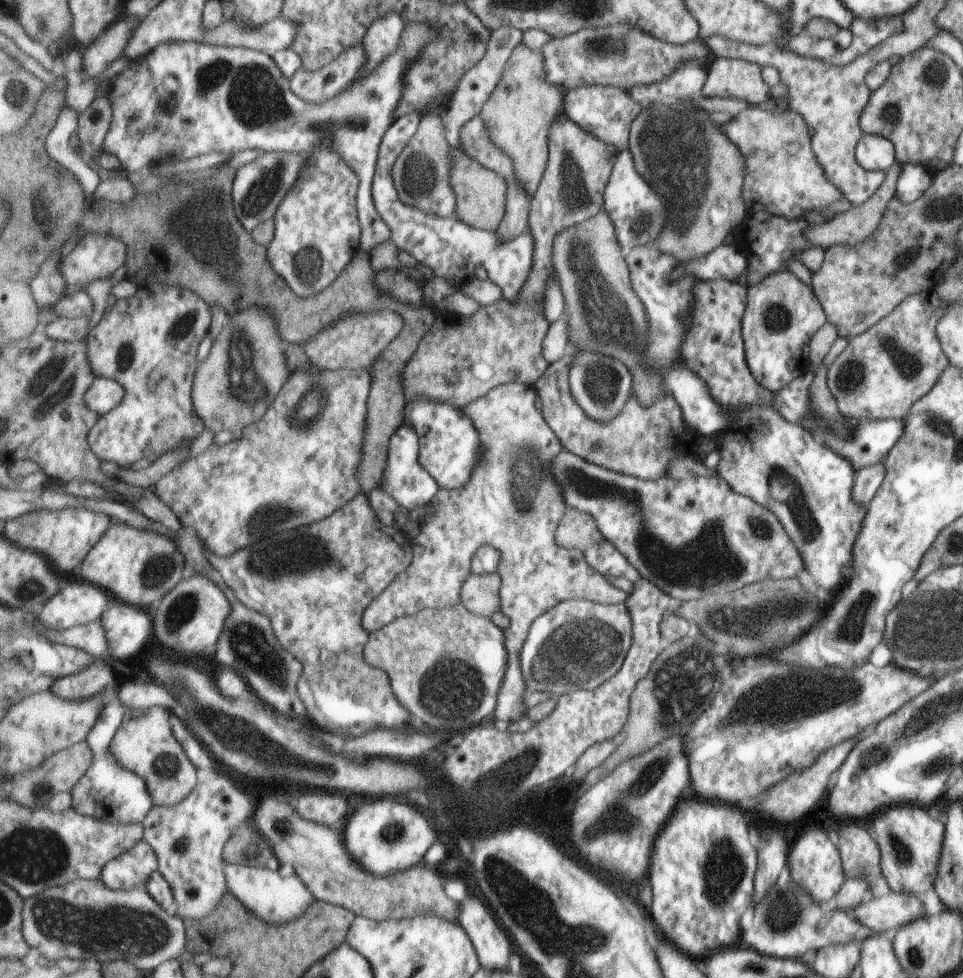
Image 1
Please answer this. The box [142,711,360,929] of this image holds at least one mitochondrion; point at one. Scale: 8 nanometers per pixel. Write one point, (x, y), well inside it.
(165, 767)

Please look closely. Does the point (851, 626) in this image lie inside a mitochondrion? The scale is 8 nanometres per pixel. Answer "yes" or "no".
yes

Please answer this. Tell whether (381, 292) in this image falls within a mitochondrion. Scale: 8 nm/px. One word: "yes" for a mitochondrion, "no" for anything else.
no

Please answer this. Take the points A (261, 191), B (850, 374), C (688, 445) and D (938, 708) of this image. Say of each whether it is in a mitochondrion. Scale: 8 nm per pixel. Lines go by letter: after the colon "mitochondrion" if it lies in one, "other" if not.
A: mitochondrion
B: mitochondrion
C: other
D: mitochondrion

